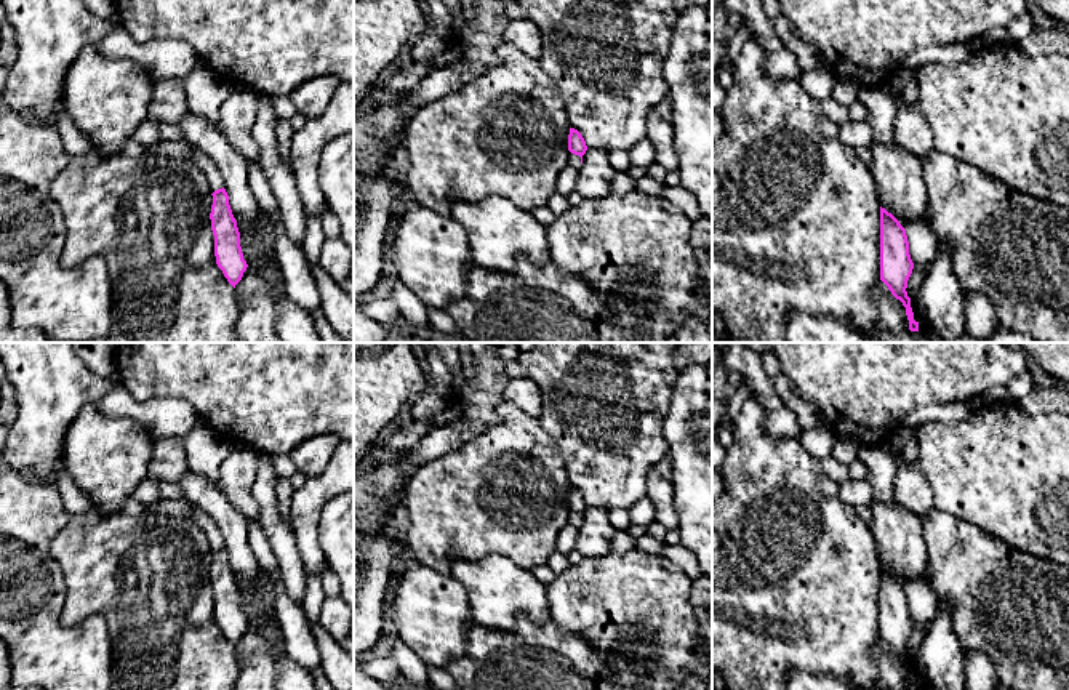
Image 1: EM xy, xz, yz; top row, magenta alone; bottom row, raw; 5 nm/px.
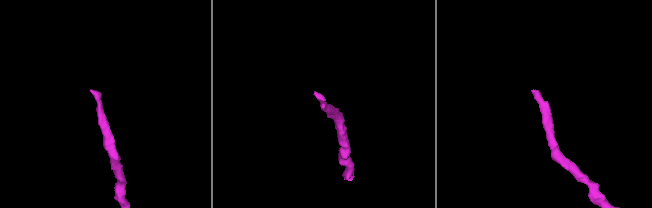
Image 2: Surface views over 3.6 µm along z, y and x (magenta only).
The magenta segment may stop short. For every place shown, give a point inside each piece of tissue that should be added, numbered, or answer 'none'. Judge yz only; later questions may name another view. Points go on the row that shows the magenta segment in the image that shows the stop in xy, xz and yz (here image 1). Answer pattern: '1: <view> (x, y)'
none

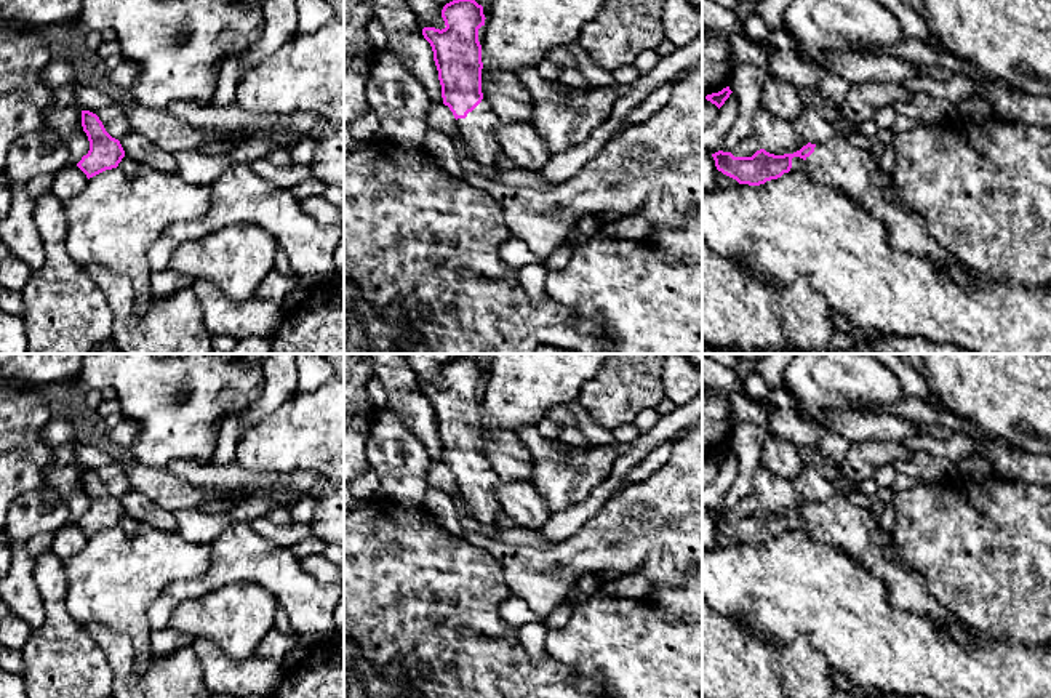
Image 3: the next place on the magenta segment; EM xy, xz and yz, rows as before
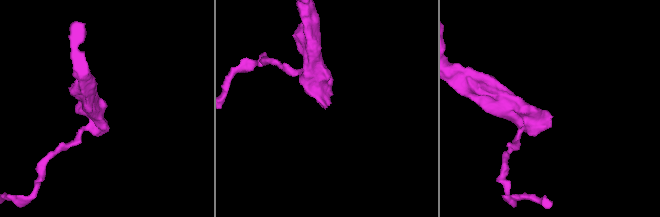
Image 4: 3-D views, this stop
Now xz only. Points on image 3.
1: xz (480, 143)

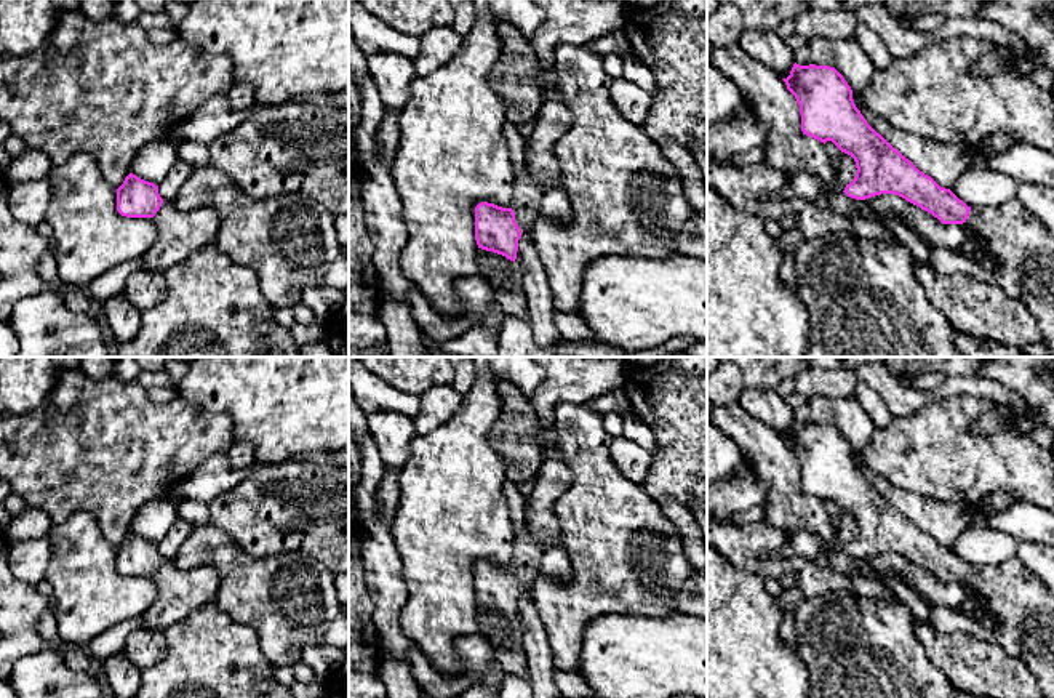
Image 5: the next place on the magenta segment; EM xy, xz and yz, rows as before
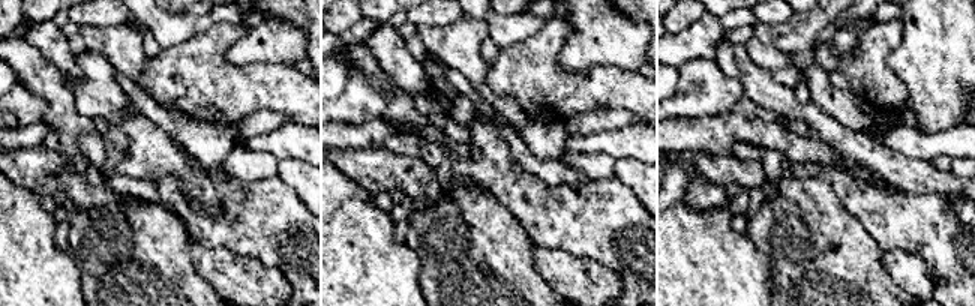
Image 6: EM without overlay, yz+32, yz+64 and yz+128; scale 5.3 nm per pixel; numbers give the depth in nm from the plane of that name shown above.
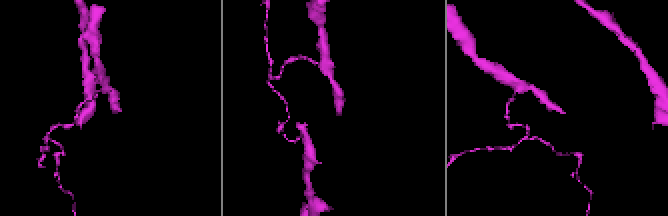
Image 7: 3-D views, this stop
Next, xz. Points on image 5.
1: xz (531, 200)

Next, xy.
1: xy (181, 234)

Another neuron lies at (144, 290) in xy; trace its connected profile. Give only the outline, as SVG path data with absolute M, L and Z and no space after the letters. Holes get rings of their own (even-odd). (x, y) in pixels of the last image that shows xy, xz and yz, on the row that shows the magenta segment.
M138 269L128 275L122 291L139 312L160 304L166 295L166 279L160 272Z

